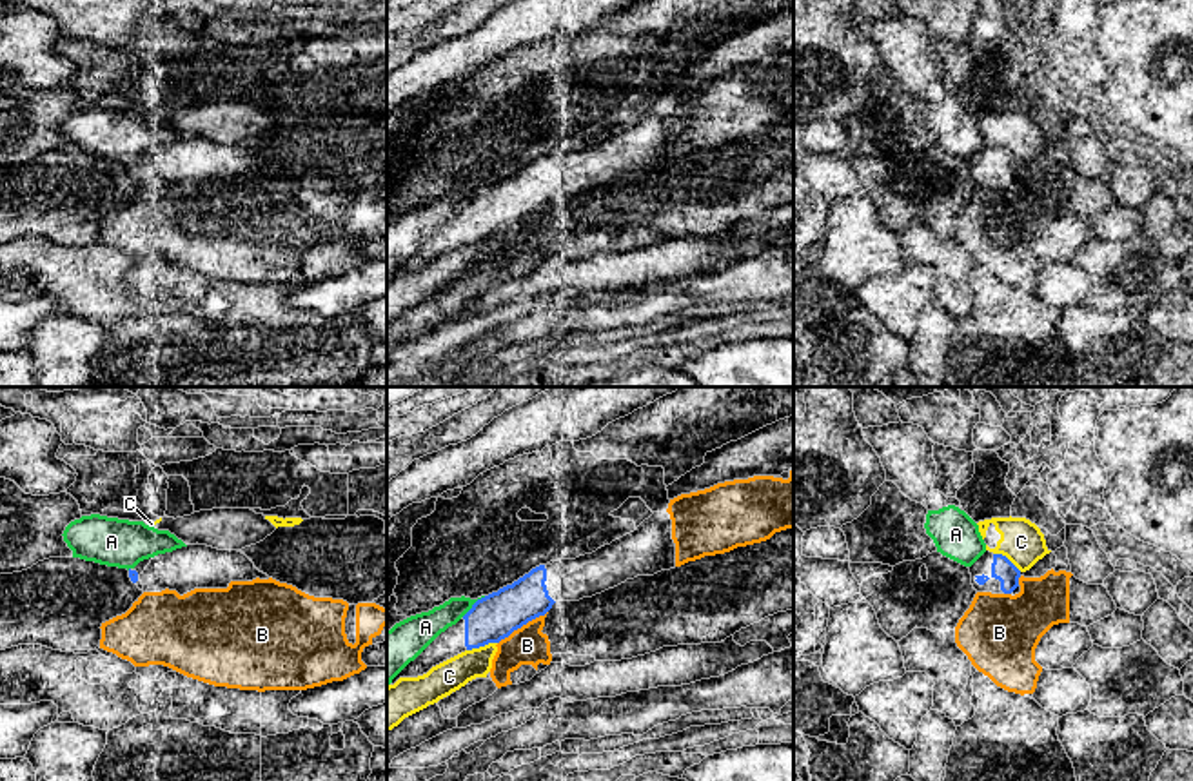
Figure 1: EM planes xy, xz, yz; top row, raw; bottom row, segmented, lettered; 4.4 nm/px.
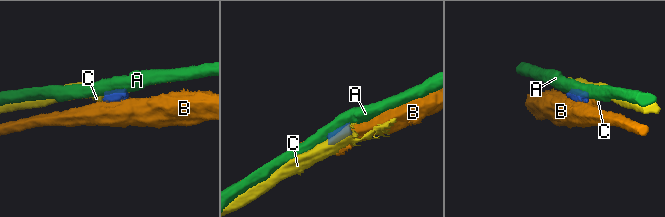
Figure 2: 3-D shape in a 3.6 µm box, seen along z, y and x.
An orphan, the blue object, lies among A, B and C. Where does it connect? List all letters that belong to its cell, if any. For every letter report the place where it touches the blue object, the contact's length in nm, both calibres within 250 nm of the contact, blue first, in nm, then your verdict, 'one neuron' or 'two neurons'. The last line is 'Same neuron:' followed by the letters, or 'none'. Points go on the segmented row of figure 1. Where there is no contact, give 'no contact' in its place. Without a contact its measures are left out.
A: xz (473, 605) | 140 nm | 200/140 nm | two neurons
B: xz (522, 625) | 260 nm | 200/170 nm | two neurons
C: xz (482, 645) | 140 nm | 200/140 nm | two neurons
Same neuron: none

